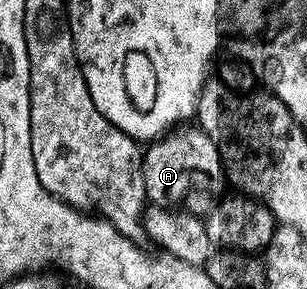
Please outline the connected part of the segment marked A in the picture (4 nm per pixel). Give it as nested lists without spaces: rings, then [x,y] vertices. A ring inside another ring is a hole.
[[[180,124],[143,150],[143,179],[150,205],[178,208],[188,214],[210,214],[225,194],[223,157],[217,152],[217,144],[195,124]]]

